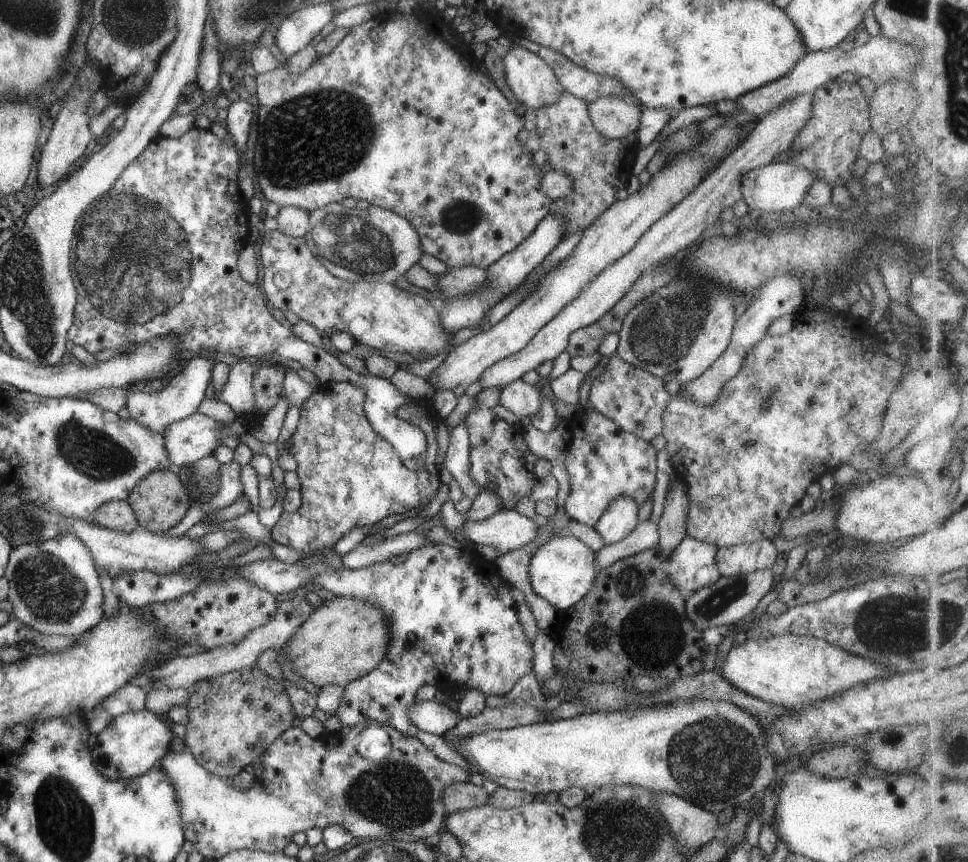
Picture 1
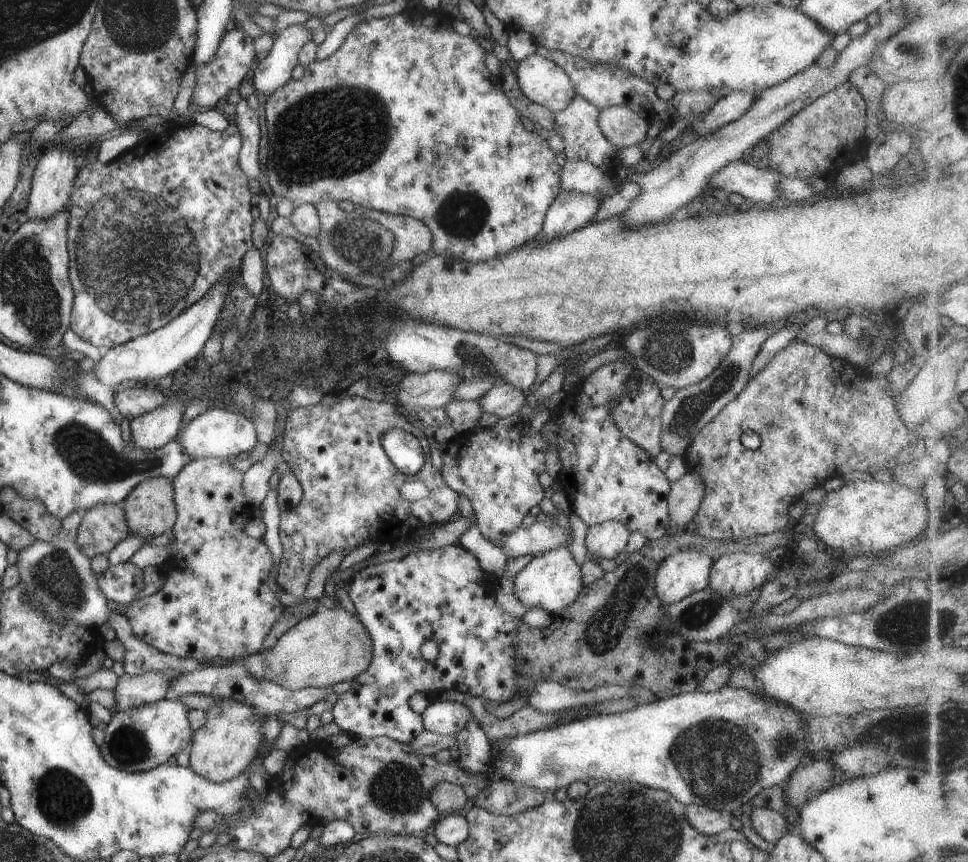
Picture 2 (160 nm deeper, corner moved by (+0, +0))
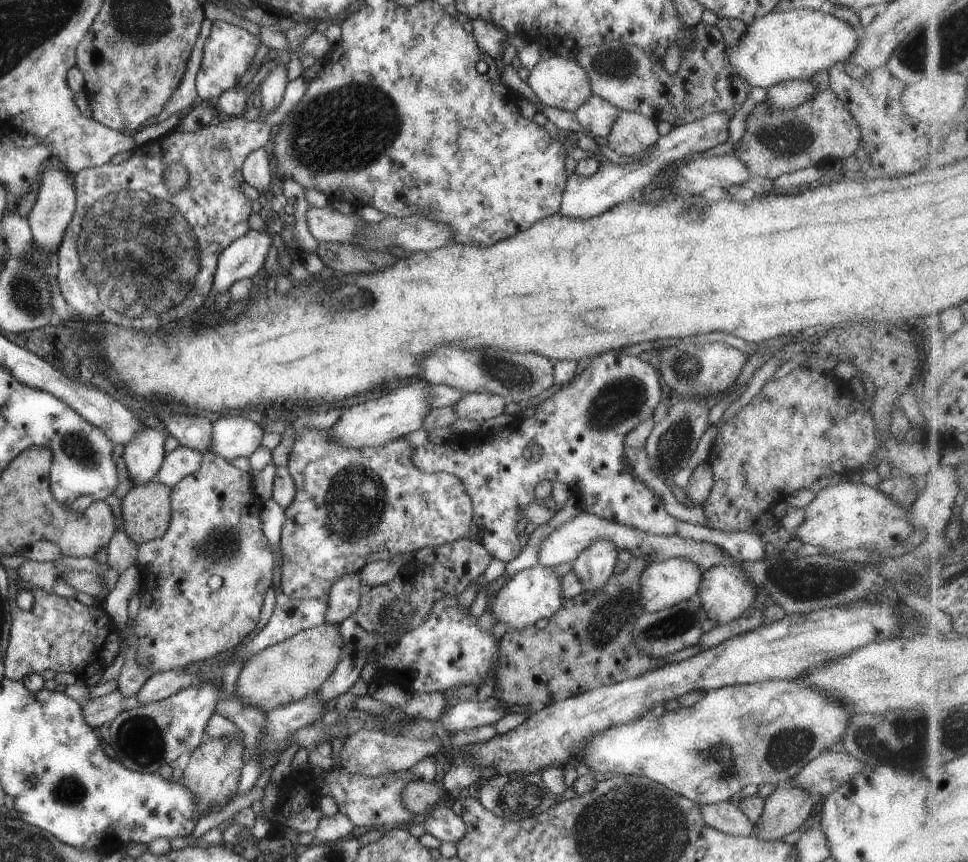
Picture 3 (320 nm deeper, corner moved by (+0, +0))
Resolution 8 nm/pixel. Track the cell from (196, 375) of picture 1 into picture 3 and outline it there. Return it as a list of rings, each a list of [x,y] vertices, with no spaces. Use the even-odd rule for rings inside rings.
[[[142,426],[123,447],[123,462],[133,485],[152,481],[165,456],[165,438],[165,433],[161,430]]]

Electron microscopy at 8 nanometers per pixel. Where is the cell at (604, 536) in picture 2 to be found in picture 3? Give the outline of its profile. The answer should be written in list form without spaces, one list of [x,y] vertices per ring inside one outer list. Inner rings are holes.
[[[599,539],[583,549],[571,563],[571,571],[583,591],[599,590],[612,575],[618,550],[613,543]]]

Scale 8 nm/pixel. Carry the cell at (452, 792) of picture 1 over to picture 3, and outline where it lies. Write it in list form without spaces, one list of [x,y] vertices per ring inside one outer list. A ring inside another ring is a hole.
[[[411,781],[405,783],[402,794],[400,796],[403,808],[408,809],[413,814],[425,812],[428,807],[433,808],[435,805],[446,802],[443,788],[439,788],[441,784],[435,782],[425,783],[423,781]]]

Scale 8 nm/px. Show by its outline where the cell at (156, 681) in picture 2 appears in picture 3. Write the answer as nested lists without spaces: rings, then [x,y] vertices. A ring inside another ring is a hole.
[[[119,689],[94,699],[84,702],[80,706],[83,722],[88,724],[93,730],[100,728],[104,723],[109,723],[113,717],[127,708],[135,706],[137,702],[134,696],[125,698]]]

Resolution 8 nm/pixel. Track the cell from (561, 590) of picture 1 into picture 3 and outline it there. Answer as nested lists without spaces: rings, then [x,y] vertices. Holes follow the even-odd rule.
[[[539,564],[531,568],[517,571],[508,582],[492,596],[488,607],[495,622],[506,624],[506,630],[522,631],[540,618],[549,618],[562,603],[560,578],[555,577],[551,568],[541,567]]]

